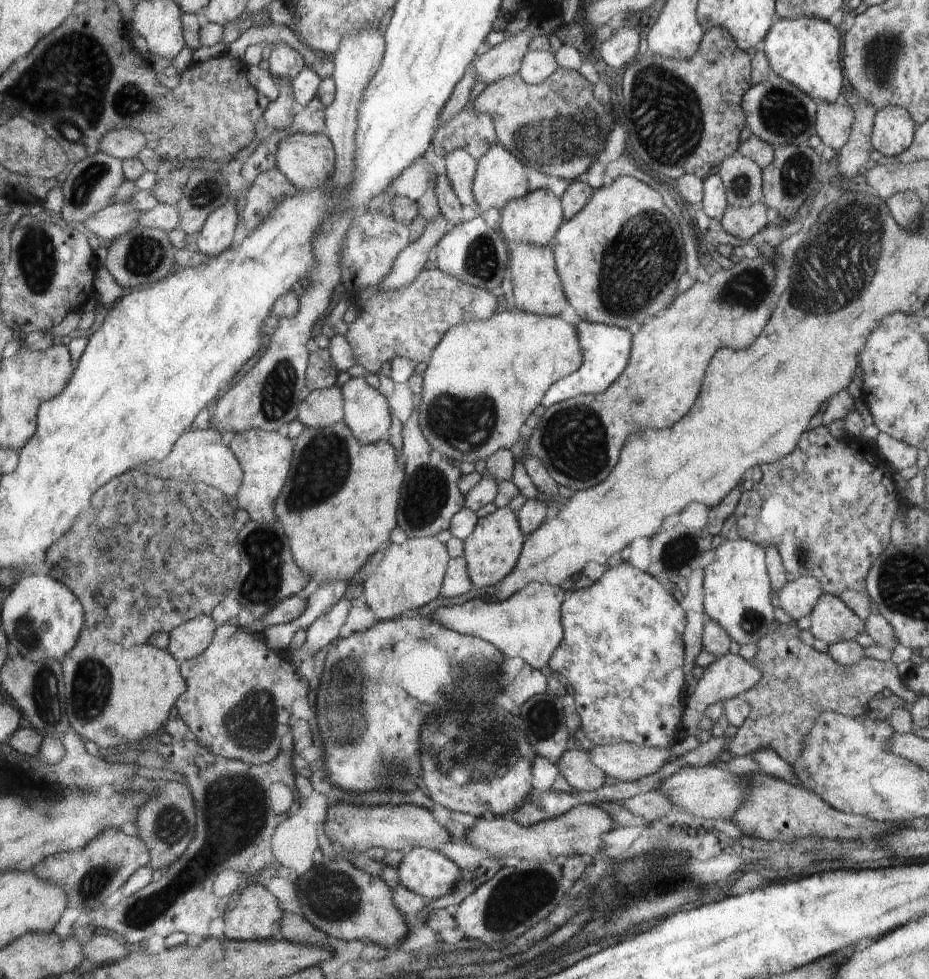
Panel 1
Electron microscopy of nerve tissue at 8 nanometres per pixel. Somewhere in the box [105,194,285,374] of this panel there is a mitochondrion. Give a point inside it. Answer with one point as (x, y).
(145, 256)

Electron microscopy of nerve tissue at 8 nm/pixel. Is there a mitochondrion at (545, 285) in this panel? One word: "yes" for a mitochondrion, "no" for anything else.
no

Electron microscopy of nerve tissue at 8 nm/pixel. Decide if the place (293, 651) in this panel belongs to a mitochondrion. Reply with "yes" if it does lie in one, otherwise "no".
no

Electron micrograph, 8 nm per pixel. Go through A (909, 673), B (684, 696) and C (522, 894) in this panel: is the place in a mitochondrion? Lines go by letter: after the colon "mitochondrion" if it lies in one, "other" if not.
A: other
B: other
C: mitochondrion

